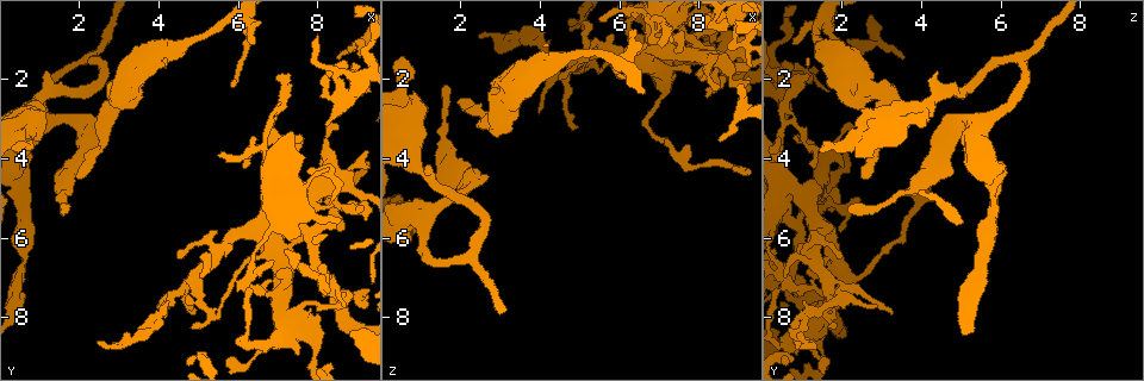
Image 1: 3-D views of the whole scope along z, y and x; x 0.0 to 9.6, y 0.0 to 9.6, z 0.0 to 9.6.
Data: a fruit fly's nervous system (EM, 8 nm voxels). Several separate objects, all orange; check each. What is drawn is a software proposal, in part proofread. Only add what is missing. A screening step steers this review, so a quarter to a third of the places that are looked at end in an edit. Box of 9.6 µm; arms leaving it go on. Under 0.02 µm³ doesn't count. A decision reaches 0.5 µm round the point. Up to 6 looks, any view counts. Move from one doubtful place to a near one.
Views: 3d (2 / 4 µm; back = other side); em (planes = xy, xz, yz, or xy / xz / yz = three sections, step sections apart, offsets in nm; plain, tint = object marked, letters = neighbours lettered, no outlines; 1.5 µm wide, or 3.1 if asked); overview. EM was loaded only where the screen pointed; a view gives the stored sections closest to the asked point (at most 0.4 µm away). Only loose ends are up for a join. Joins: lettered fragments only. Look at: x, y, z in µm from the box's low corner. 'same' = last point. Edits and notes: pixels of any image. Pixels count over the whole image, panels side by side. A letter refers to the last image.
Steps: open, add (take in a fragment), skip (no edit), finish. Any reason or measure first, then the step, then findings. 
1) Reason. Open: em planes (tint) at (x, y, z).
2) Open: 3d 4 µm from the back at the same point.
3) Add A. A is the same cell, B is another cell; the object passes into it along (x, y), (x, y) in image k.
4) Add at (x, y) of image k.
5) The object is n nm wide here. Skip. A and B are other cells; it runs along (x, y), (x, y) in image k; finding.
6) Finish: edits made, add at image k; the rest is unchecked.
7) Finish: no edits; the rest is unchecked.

An open end. Open: 3d 4 µm at (6.45, 1.05, 0.70).

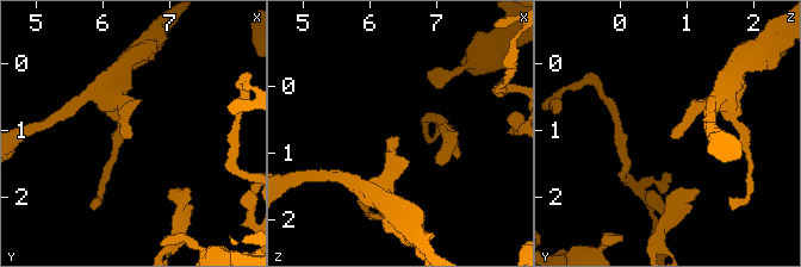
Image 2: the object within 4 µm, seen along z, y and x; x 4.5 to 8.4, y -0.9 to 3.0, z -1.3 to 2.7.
Open: em planes (letters) at (6.40, 1.05, 0.75).

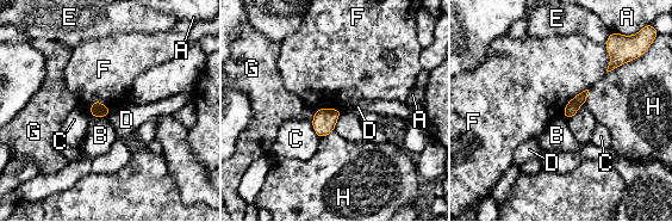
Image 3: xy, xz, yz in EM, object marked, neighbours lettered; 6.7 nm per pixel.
Skip. A, B, C, D, E, F, G and H are other cells; a border runs along (588, 88), (578, 92), (561, 113) in image 3; no lettered fragment goes on from it.

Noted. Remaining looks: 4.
An open end. Open: 3d 2 µm at (7.40, 8.95, 0.85).

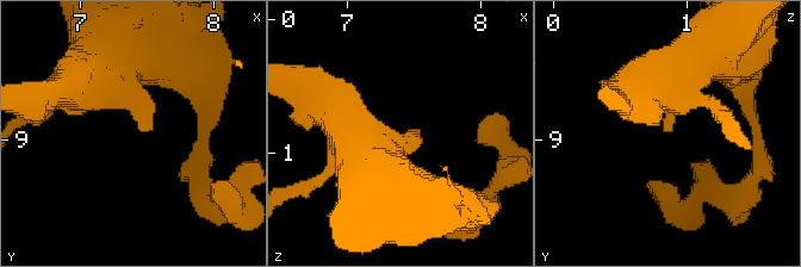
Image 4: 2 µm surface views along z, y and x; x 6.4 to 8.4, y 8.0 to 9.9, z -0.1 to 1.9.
Shape alone is not enough. Open: em xz step 8 (letters) at (7.46, 8.96, 0.84).

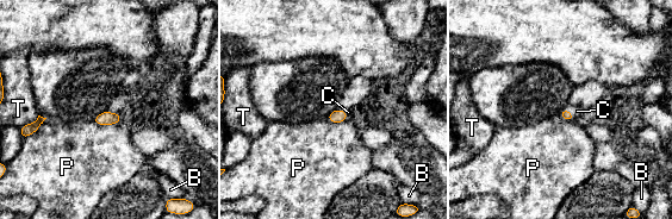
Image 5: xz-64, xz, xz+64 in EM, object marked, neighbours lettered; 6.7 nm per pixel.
Another direction. Open: em planes (letters) at the same point.

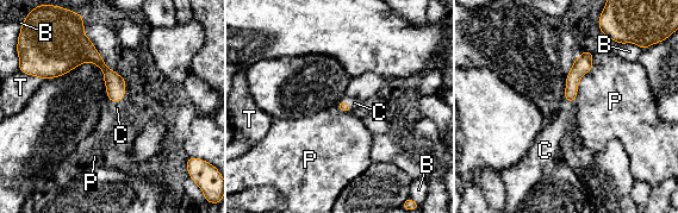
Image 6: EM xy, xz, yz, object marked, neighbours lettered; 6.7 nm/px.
Add C. C is the same cell, B, P and T are other cells; the object passes into it along (114, 83), (124, 95), (117, 108) in image 6; the neuron continues.

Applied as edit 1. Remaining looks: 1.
Free end. Open: em xz step 8 (letters) at (2.40, 8.60, 0.90).

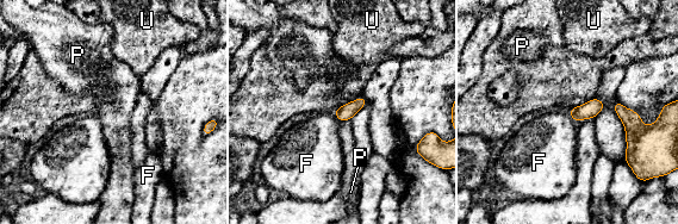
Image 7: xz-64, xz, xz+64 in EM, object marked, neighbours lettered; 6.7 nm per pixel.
The longest contact is with U, 100 nm. Skip. F, P and U are other cells; a border runs along (349, 119), (340, 122) in image 7; no lettered fragment goes on from it.

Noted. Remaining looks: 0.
Finish: edits made, add at image 6; the rest is unchecked.

